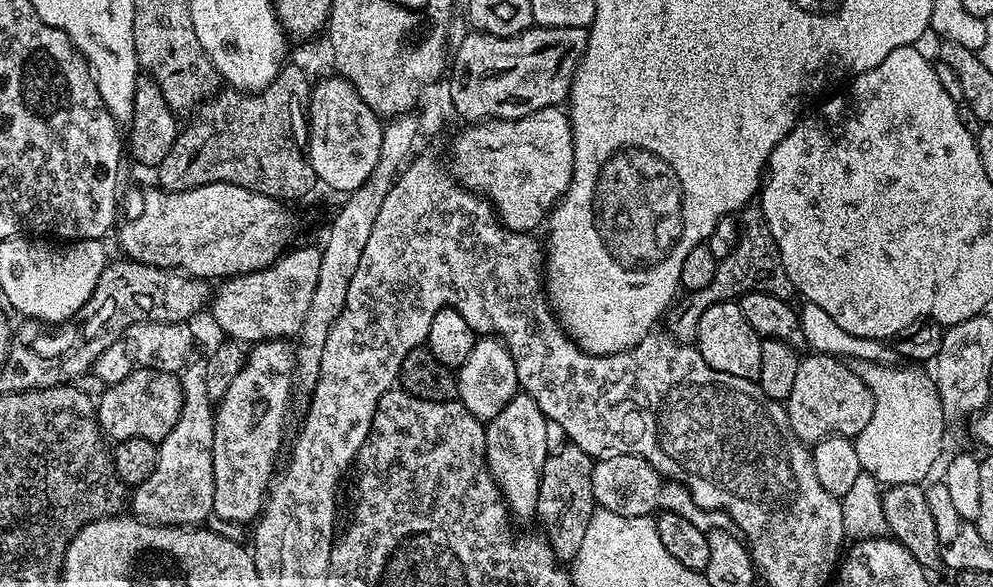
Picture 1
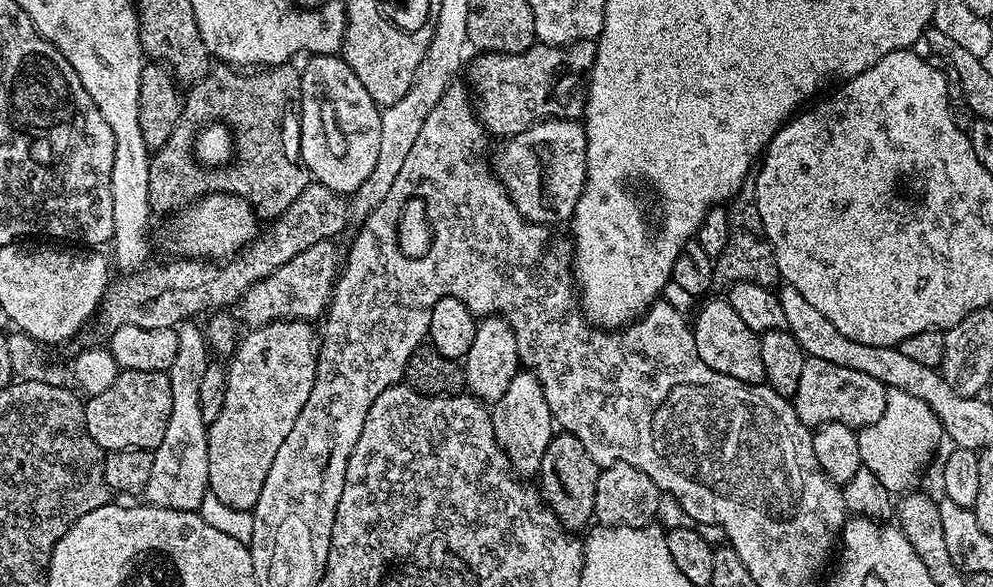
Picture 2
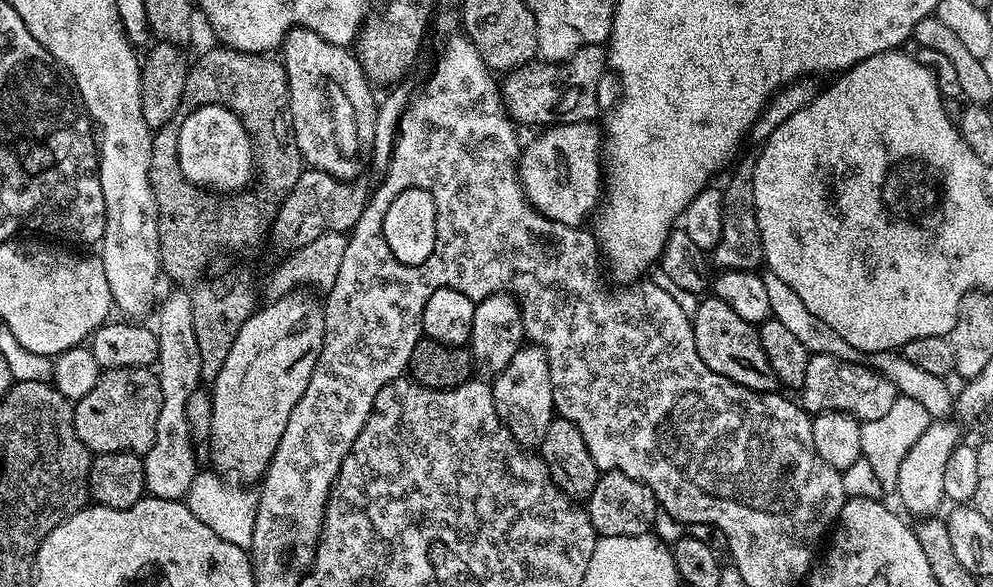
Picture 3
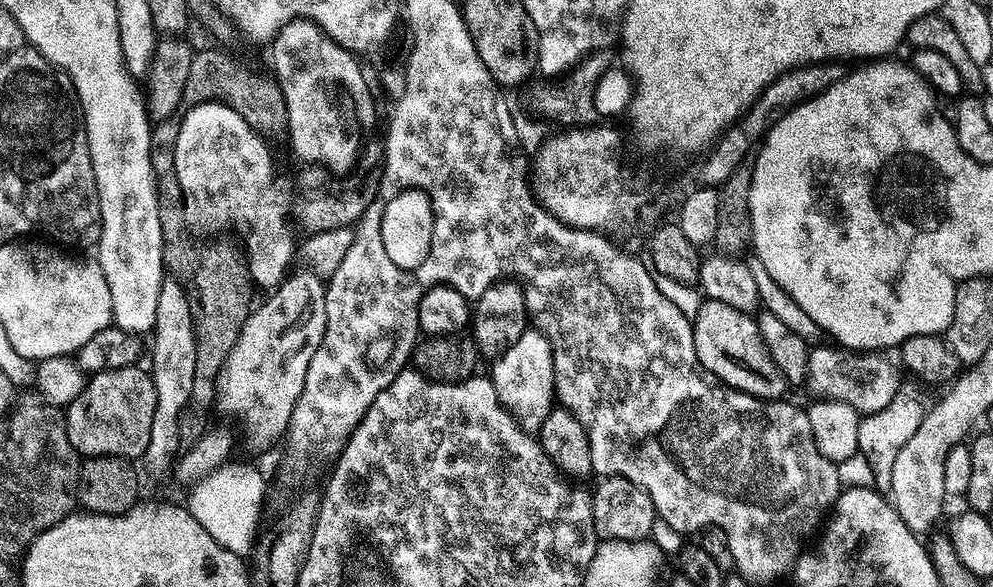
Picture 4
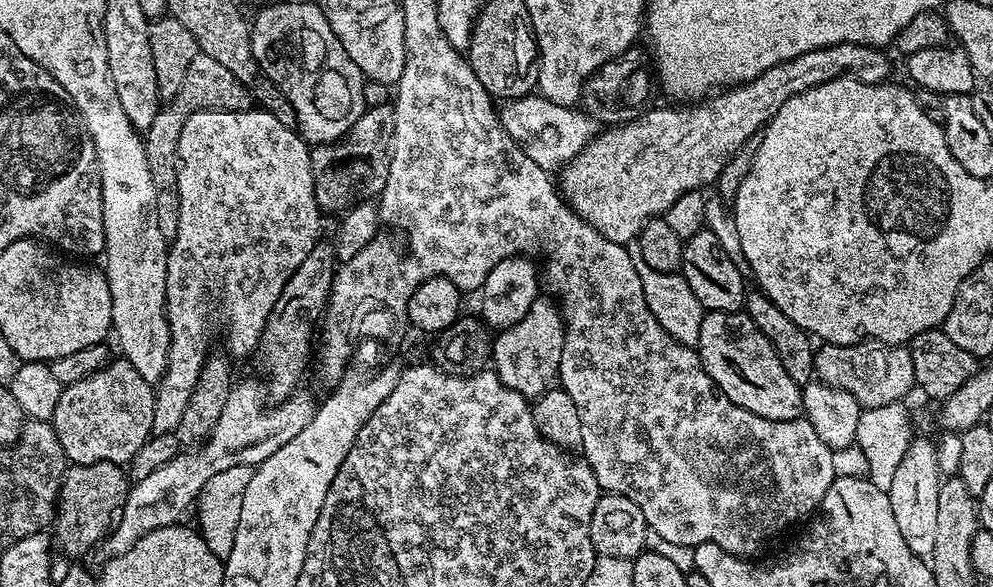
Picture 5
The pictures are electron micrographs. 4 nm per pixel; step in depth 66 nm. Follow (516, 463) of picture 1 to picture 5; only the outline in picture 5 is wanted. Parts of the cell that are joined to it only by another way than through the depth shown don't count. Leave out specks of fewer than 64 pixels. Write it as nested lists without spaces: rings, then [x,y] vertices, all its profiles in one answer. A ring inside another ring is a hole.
[[[537,298],[522,322],[503,329],[492,342],[491,363],[496,377],[503,382],[504,387],[527,398],[541,396],[560,375],[560,359],[564,349],[564,318],[561,309],[551,299],[544,299]]]

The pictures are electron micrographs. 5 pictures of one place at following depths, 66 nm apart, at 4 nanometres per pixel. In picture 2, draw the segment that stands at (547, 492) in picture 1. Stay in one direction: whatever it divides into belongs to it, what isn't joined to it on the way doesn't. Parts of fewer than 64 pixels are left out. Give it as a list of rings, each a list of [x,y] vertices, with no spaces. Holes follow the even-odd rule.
[[[557,431],[546,446],[546,454],[542,454],[538,473],[538,487],[548,509],[569,533],[579,533],[579,528],[587,529],[593,523],[596,510],[594,498],[601,471],[601,465],[596,464],[594,458],[590,458],[590,454],[586,454],[586,446],[582,446],[582,442],[574,438],[574,434]]]

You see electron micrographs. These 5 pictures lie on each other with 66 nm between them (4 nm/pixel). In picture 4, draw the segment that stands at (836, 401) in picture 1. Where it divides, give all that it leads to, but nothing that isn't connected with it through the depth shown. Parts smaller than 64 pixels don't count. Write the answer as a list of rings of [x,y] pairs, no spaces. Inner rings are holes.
[[[813,347],[809,351],[806,388],[813,392],[813,397],[846,402],[846,406],[854,406],[854,410],[861,414],[877,412],[894,402],[894,398],[901,391],[901,369],[896,369],[884,357],[887,355],[879,351],[857,352],[851,348],[831,347]]]

